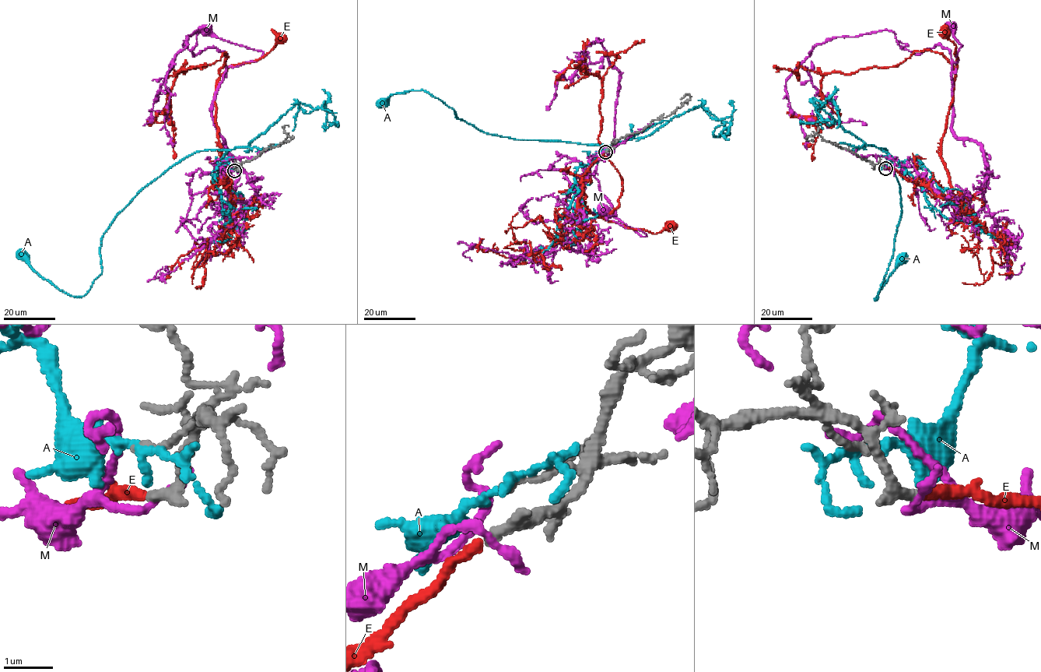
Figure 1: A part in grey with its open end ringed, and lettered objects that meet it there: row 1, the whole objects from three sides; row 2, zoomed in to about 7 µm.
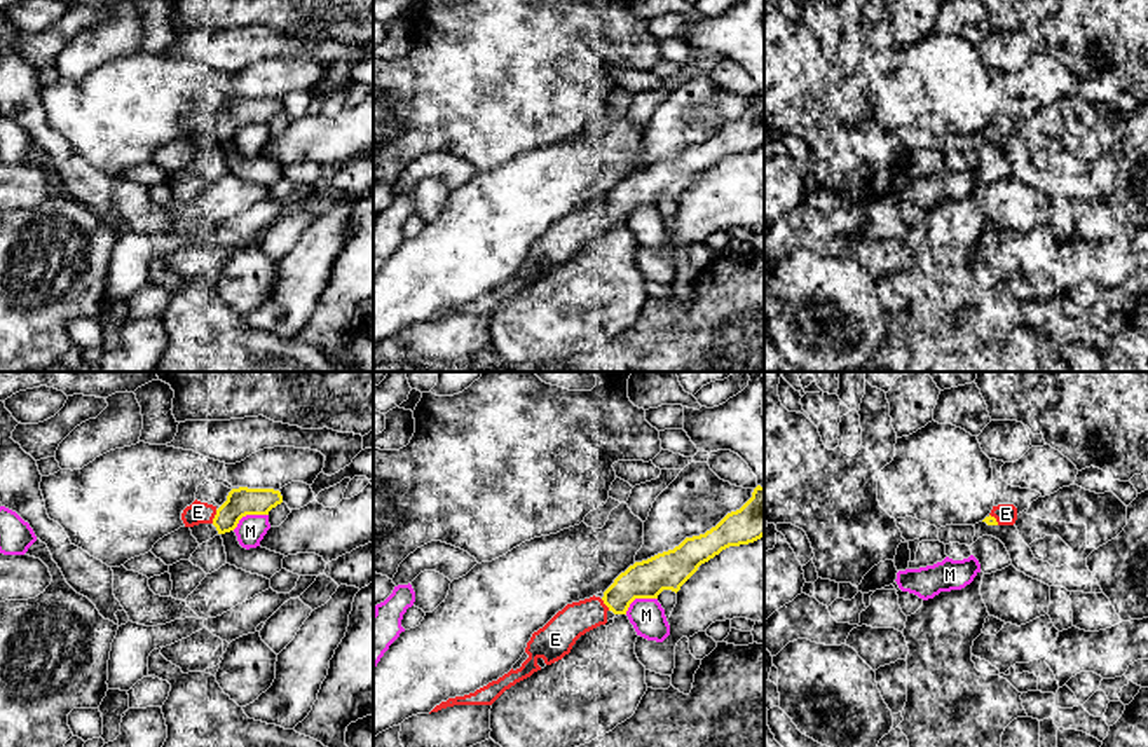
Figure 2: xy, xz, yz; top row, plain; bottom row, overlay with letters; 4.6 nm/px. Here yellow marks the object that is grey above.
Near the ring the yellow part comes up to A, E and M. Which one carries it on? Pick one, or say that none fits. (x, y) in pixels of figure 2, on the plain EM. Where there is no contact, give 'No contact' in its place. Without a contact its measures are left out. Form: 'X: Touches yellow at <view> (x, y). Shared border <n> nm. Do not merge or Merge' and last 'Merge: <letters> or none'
A: No contact. Do not merge
E: Touches yellow at xy (215, 126). Shared border 70 nm. Merge
M: Touches yellow at xy (248, 123). Shared border 180 nm. Do not merge
Merge: E

